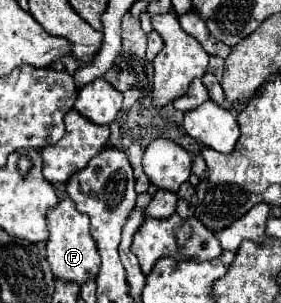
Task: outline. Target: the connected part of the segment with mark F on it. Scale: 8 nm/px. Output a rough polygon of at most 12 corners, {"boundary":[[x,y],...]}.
{"boundary":[[68,194],[50,208],[54,276],[84,284],[100,256],[88,216]]}

